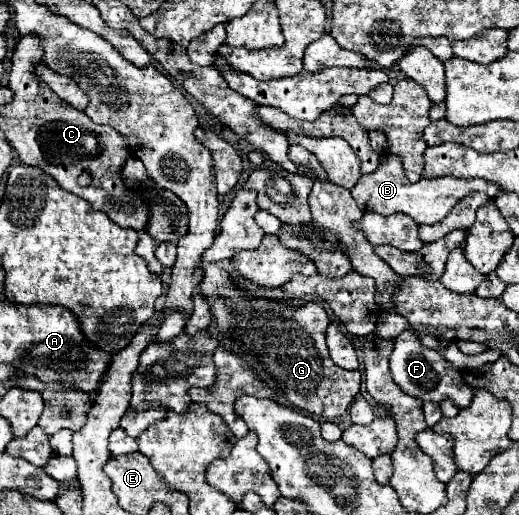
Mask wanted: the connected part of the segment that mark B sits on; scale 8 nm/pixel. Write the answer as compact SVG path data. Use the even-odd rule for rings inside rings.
M386 154L380 160L378 168L372 174L364 174L350 192L362 212L378 212L384 216L404 212L420 224L434 224L434 222L440 222L452 210L452 206L468 194L468 190L484 192L490 198L496 198L500 194L498 186L492 186L490 182L480 180L480 178L460 180L460 178L452 178L452 176L440 176L440 178L422 178L420 182L412 184L412 182L408 182L408 178L404 174L400 156Z

